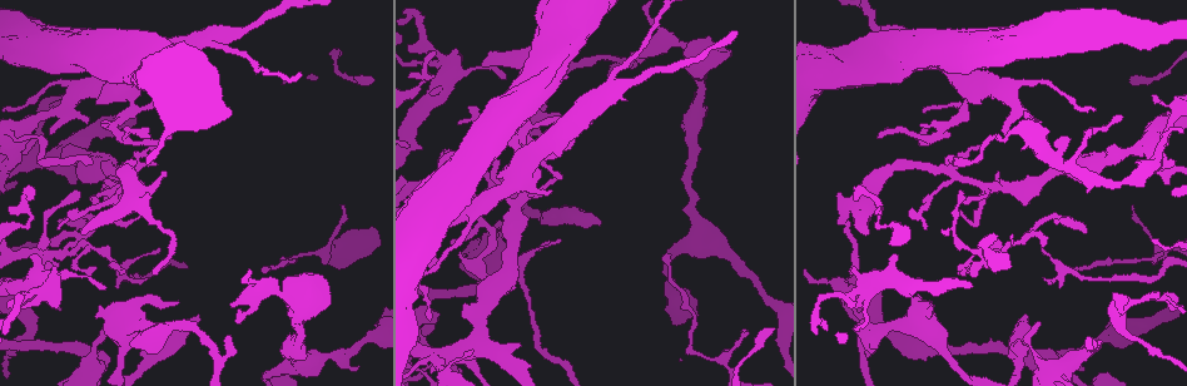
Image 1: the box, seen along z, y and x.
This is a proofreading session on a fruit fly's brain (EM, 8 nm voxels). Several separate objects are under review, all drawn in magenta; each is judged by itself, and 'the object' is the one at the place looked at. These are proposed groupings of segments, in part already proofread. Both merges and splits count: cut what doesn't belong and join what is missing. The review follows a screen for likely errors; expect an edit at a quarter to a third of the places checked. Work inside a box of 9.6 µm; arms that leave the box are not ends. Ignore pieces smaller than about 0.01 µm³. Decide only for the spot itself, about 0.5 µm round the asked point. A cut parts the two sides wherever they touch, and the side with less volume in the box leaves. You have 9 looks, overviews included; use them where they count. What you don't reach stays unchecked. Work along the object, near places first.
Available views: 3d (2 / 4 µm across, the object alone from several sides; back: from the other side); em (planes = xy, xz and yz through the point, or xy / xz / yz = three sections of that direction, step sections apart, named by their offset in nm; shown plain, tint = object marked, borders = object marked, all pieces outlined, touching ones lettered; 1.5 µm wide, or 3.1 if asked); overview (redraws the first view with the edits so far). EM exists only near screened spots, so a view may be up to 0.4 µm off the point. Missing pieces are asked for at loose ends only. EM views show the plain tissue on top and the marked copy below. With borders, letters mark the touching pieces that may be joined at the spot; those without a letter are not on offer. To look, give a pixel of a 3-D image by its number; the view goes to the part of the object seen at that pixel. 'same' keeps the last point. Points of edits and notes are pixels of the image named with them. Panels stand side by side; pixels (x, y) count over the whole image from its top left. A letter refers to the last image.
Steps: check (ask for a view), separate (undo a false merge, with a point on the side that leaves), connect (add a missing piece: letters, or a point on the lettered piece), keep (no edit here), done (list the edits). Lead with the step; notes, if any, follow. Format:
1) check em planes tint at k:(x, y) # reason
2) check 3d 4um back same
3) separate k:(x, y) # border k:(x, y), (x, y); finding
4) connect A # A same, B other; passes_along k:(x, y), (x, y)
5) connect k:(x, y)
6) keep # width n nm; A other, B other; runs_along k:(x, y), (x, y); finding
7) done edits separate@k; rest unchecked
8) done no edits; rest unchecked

check 3d 4um back at 1:(1158, 160) # thin arm on a thick one

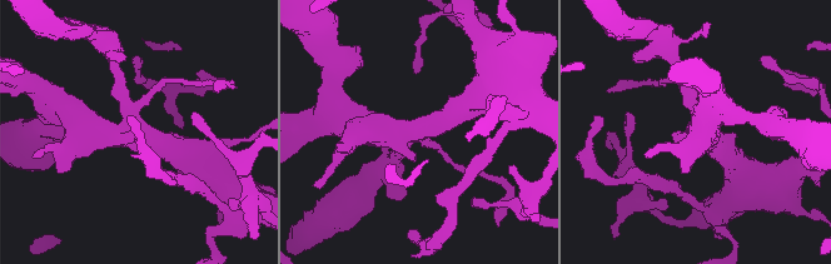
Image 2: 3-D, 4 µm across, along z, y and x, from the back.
check em yz step 4 tint at 2:(415, 130) # arms 4; now the EM

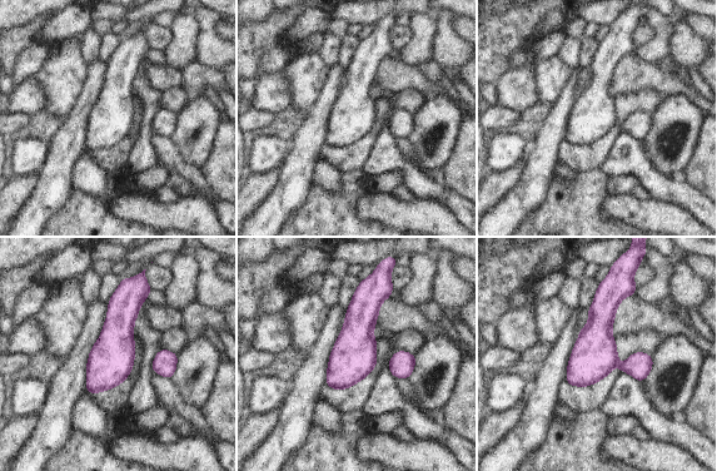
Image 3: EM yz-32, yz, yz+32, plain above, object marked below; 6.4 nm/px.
check em yz step 4 borders same # see the neighbours

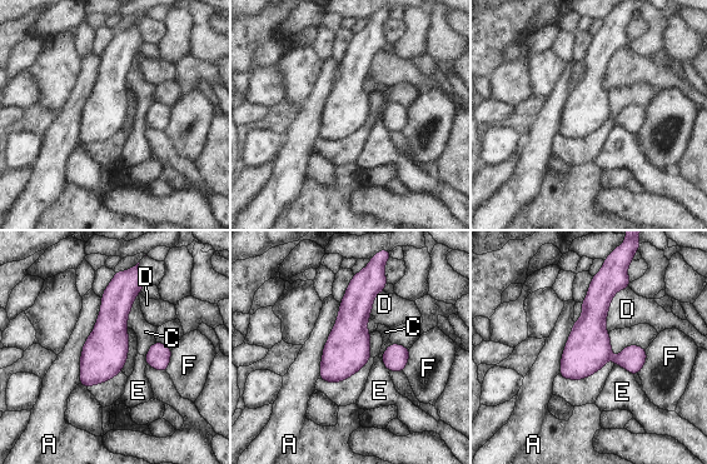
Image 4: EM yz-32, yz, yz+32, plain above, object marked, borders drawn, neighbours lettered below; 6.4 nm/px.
keep # longest_contact A 550 nm; A other, C other, D other, E other, F other; border 4:(101, 298), (83, 347), (79, 383); one neuron here

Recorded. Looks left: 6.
check 3d 2um at 1:(92, 161) # end of a long branch

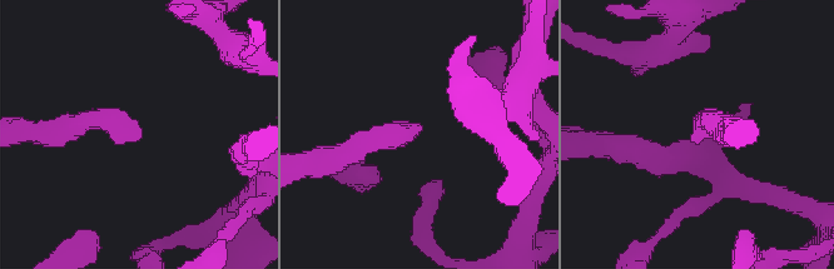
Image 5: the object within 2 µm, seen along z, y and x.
check em planes tint at 5:(695, 137) # now the EM

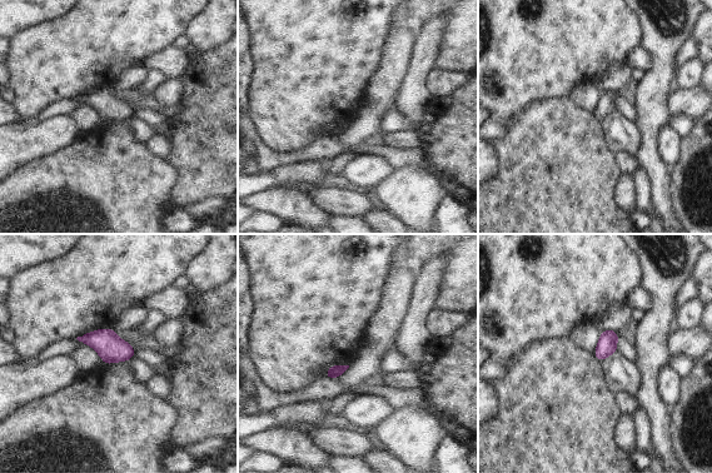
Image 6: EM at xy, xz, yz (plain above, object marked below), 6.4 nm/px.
check em planes borders same # see the neighbours

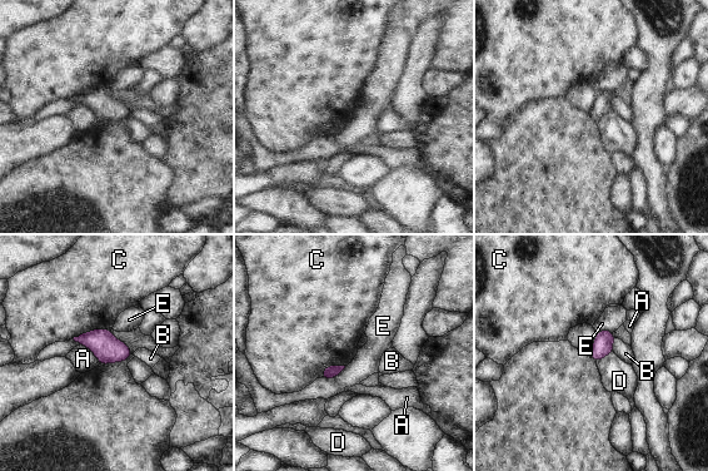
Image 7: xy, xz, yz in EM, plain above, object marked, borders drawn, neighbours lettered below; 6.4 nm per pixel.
keep # width 130 nm; longest_contact C 260 nm; A other, B other, C other, D other, E other; none of them fits

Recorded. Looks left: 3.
check em planes borders at 1:(933, 308)

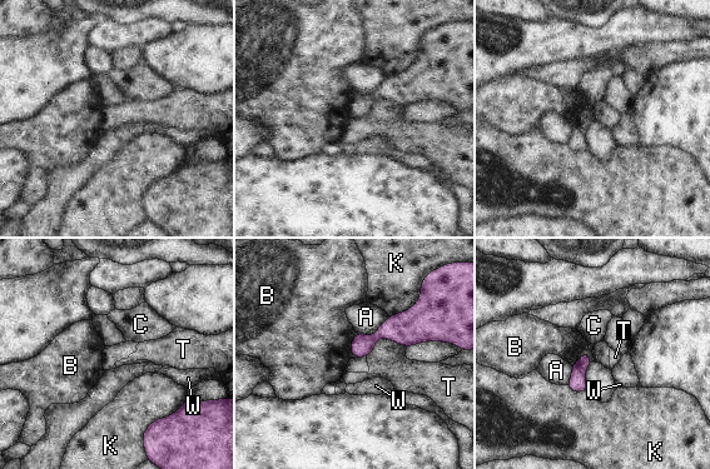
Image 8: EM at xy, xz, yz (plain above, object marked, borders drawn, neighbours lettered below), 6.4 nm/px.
keep # A other, B other, C other, K other, T other, W other; border 8:(589, 354), (584, 353), (572, 367); none of them fits

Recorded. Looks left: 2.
check em planes borders at 1:(112, 258) # abrupt turn

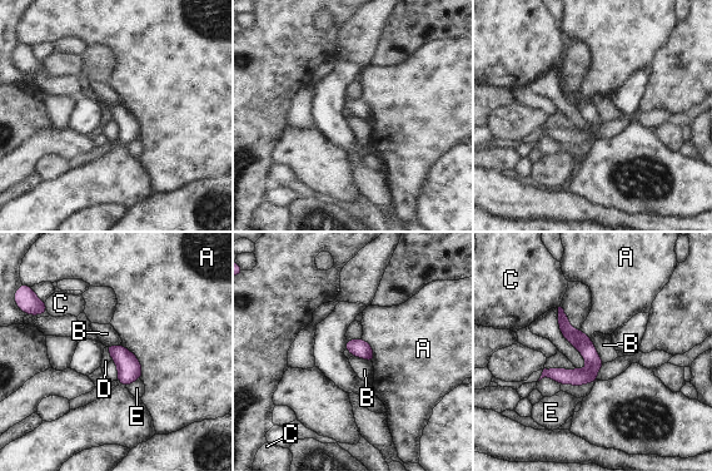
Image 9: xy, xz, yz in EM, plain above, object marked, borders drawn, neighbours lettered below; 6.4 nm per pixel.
keep # width 110 nm; A other, B other, C other, D other, E other; border 9:(123, 345), (137, 357), (140, 378); continuous, no second neuron

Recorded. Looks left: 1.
done no edits; rest unchecked

